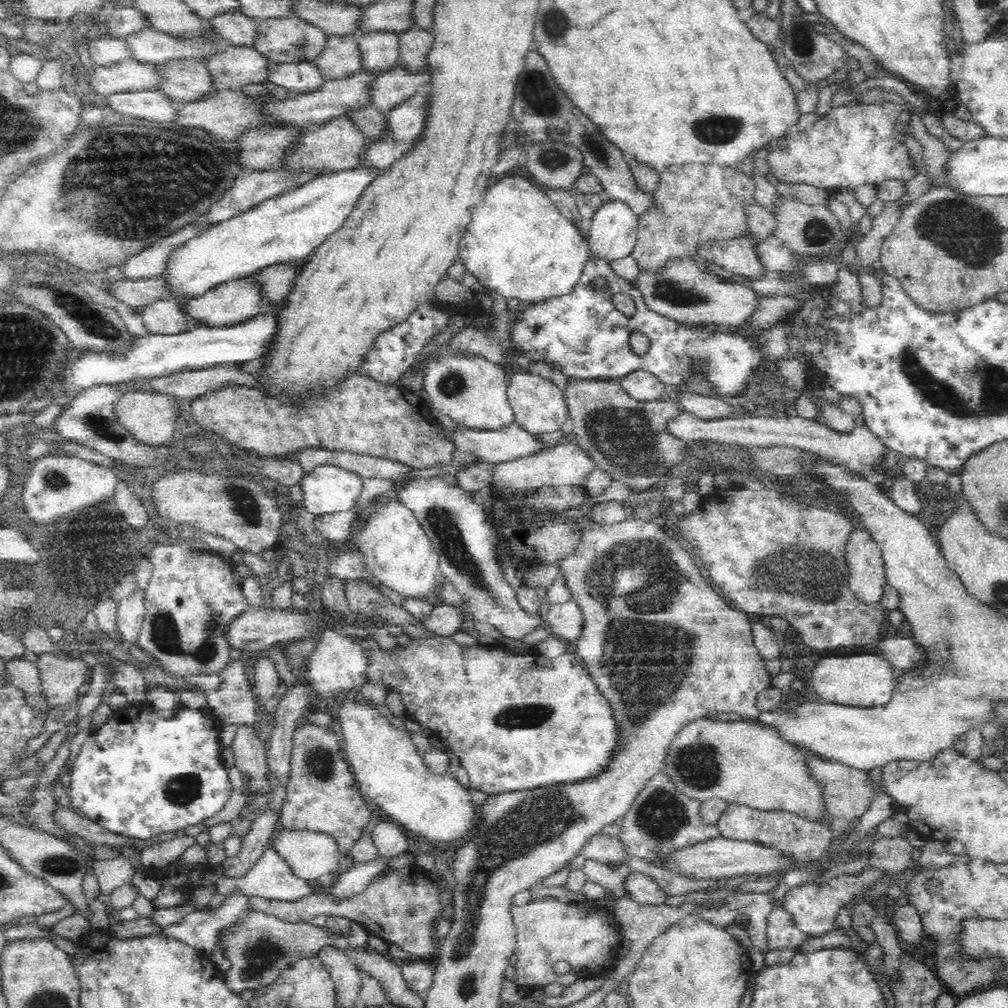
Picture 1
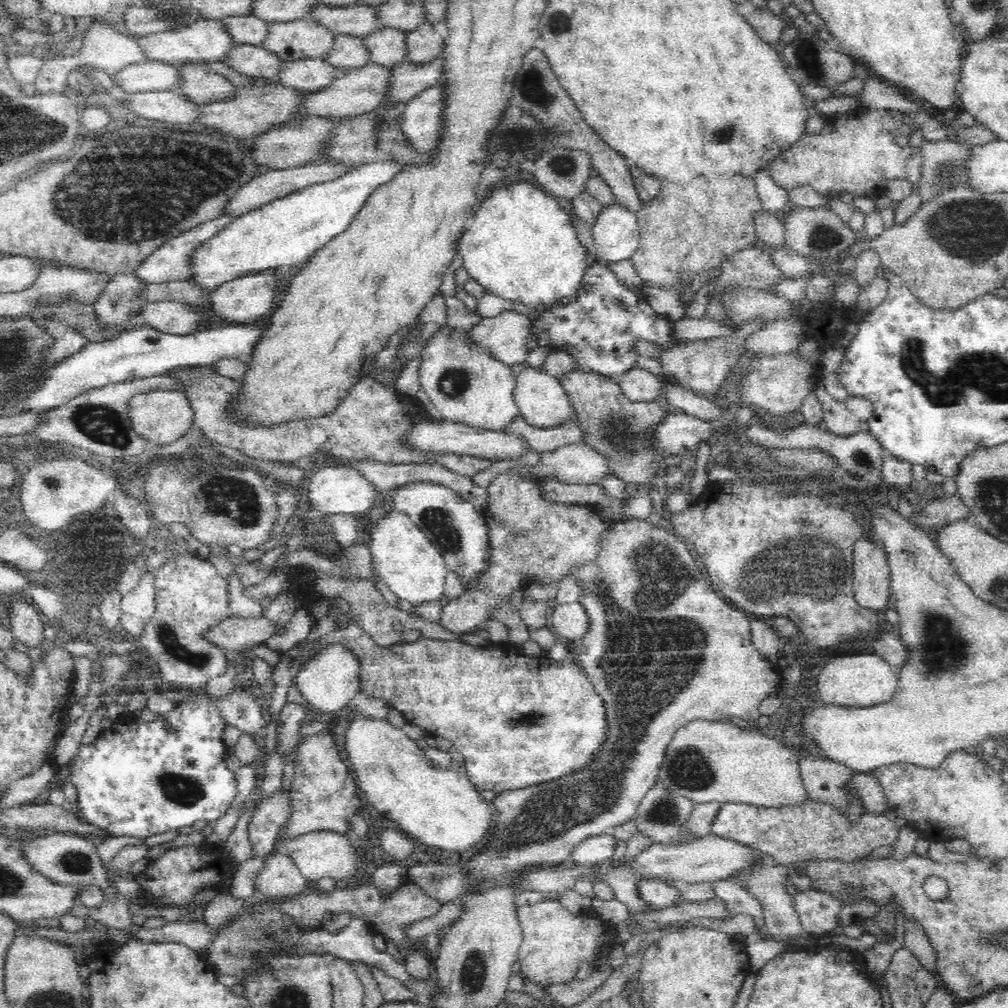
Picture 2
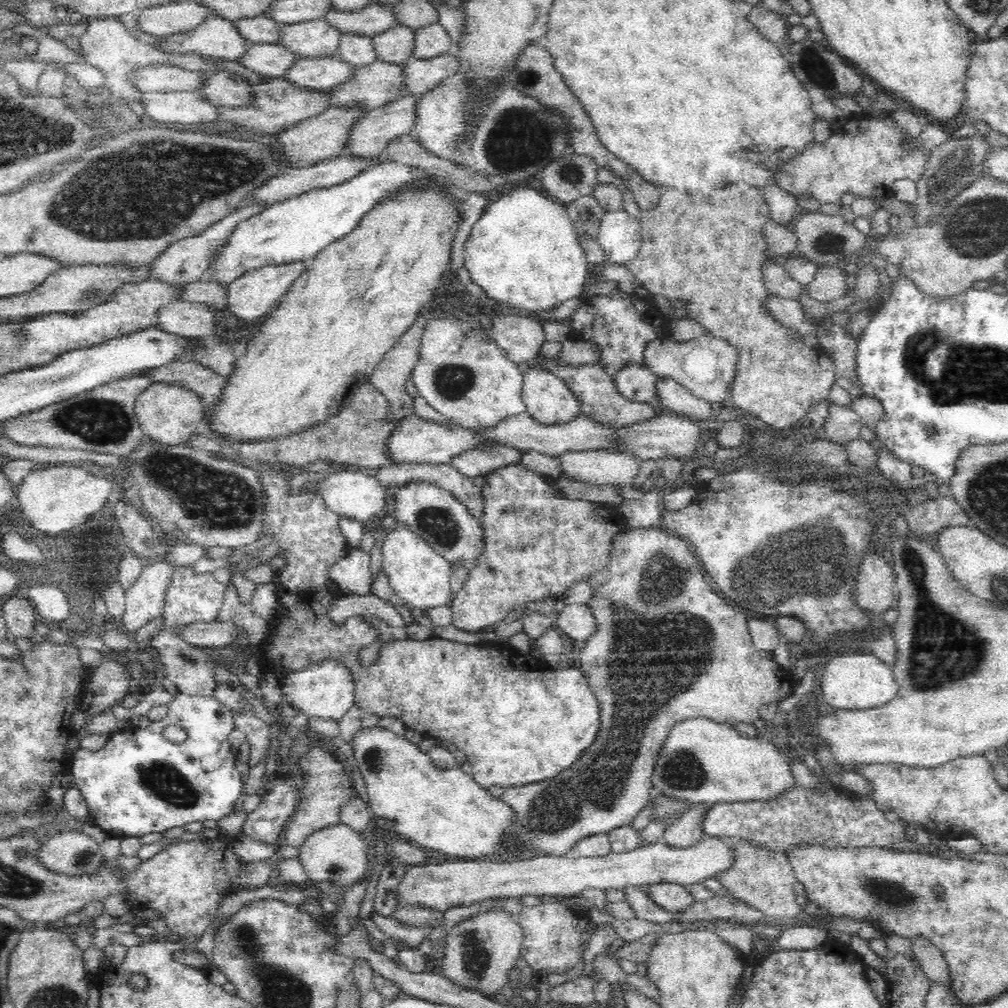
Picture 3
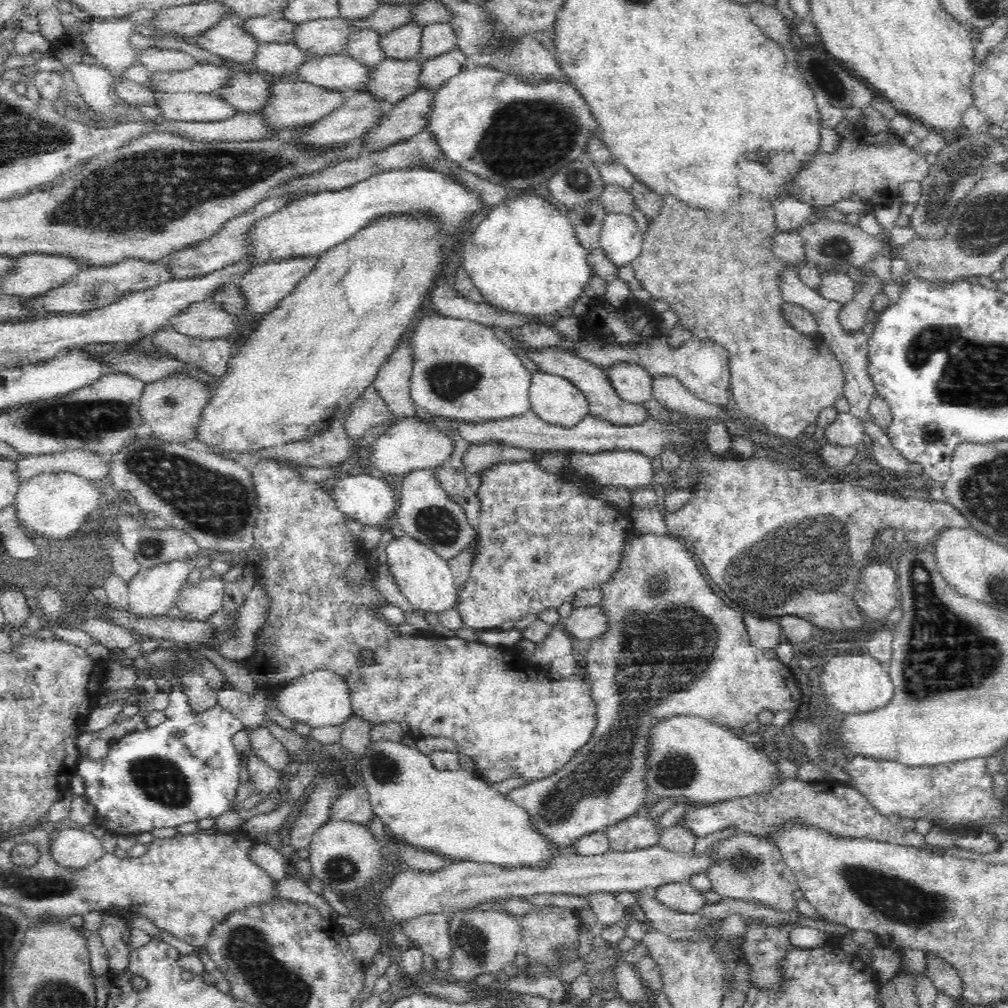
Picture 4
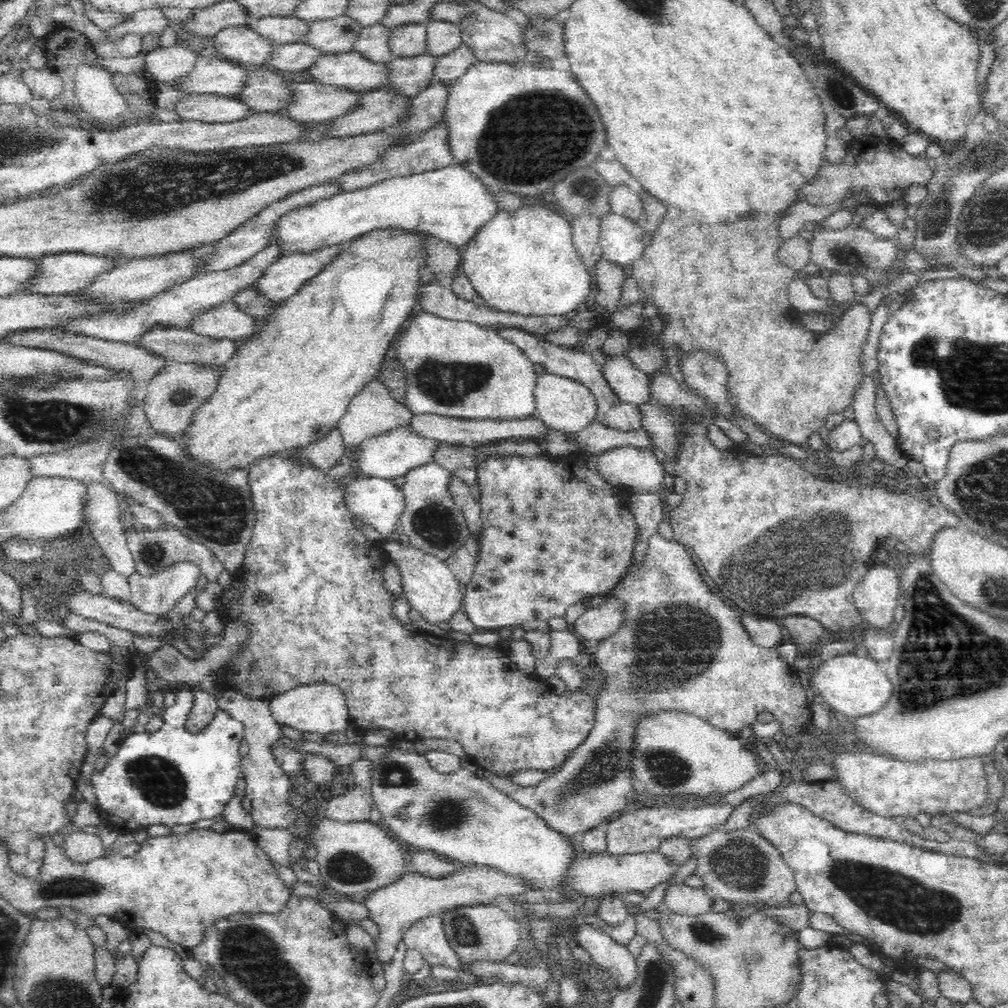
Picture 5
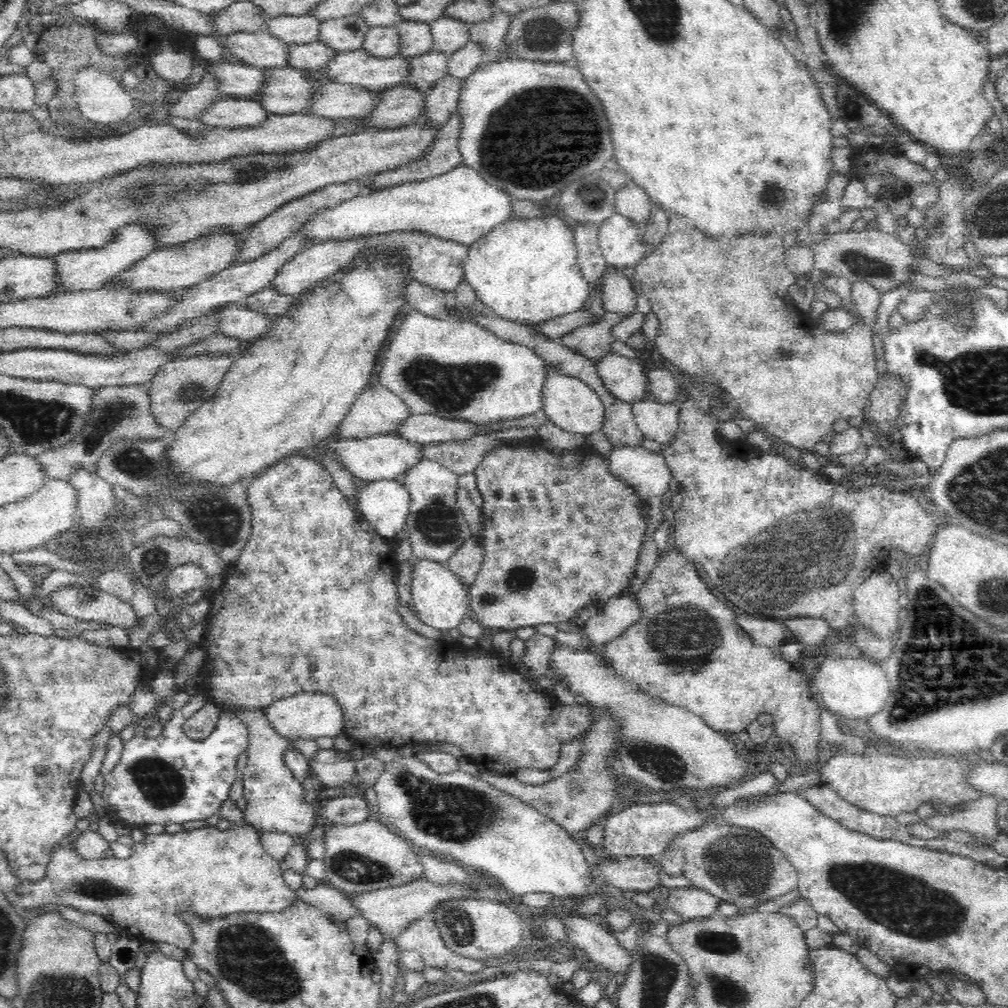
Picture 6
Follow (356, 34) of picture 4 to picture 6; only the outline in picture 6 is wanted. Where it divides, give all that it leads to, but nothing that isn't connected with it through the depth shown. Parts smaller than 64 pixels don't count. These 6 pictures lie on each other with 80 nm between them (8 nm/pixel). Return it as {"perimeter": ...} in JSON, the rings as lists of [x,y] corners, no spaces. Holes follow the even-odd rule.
{"perimeter":[[[370,27],[362,49],[377,58],[392,58],[400,52],[401,36],[398,29],[394,27]]]}

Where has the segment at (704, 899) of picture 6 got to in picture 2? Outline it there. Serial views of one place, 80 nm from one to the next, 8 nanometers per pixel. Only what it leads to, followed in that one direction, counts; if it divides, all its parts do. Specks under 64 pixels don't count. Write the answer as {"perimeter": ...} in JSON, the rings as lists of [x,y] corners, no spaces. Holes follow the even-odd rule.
{"perimeter":[[[658,879],[638,880],[638,894],[642,900],[658,910],[679,905],[684,901],[678,886],[672,887],[668,882]]]}

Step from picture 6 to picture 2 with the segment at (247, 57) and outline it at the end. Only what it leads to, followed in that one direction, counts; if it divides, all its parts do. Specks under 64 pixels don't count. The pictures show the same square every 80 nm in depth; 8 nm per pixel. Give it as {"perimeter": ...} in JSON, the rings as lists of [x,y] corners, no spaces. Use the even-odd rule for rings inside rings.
{"perimeter":[[[197,16],[194,22],[188,26],[174,29],[173,31],[150,33],[140,38],[140,46],[144,48],[146,56],[150,61],[159,62],[184,62],[187,61],[203,61],[218,62],[226,60],[226,56],[230,54],[237,46],[230,36],[229,30],[226,28],[225,22],[212,18],[204,18]]]}

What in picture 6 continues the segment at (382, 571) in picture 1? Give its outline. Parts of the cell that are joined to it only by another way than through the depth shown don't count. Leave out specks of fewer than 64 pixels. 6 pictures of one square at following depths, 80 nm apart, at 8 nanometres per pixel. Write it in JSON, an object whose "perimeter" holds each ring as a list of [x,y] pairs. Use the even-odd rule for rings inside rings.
{"perimeter":[[[428,558],[418,560],[410,587],[411,603],[418,610],[419,620],[438,632],[450,633],[450,630],[458,629],[471,614],[468,587],[444,564]]]}

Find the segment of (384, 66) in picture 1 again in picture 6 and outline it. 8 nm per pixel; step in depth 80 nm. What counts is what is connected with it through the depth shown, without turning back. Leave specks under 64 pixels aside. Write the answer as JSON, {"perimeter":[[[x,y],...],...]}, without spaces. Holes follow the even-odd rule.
{"perimeter":[[[402,20],[395,26],[401,36],[400,52],[402,56],[412,58],[432,50],[433,36],[428,22]]]}

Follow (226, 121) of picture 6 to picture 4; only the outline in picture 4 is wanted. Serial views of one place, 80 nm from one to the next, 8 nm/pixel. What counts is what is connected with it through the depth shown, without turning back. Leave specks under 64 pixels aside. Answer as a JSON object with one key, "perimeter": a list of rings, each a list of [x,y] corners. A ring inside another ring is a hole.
{"perimeter":[[[162,93],[155,98],[155,106],[161,110],[163,119],[188,122],[214,122],[236,116],[239,112],[216,93]]]}

